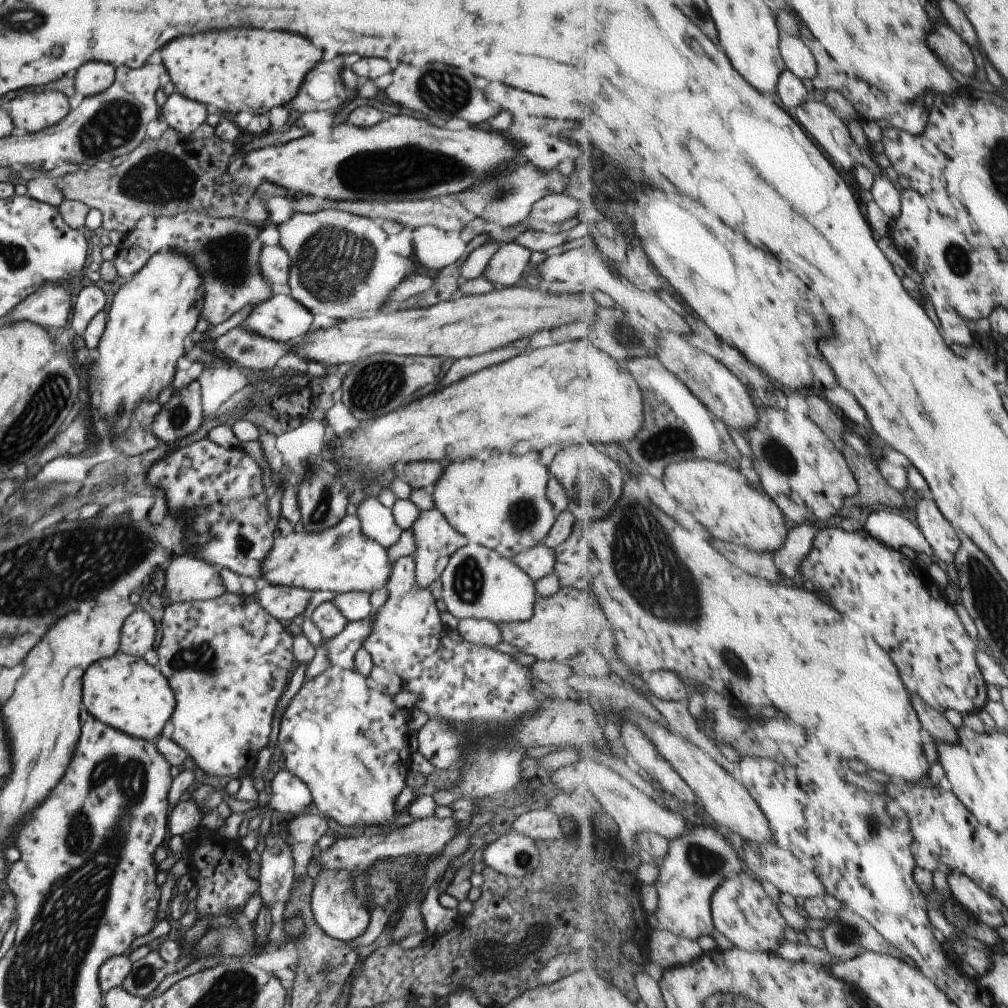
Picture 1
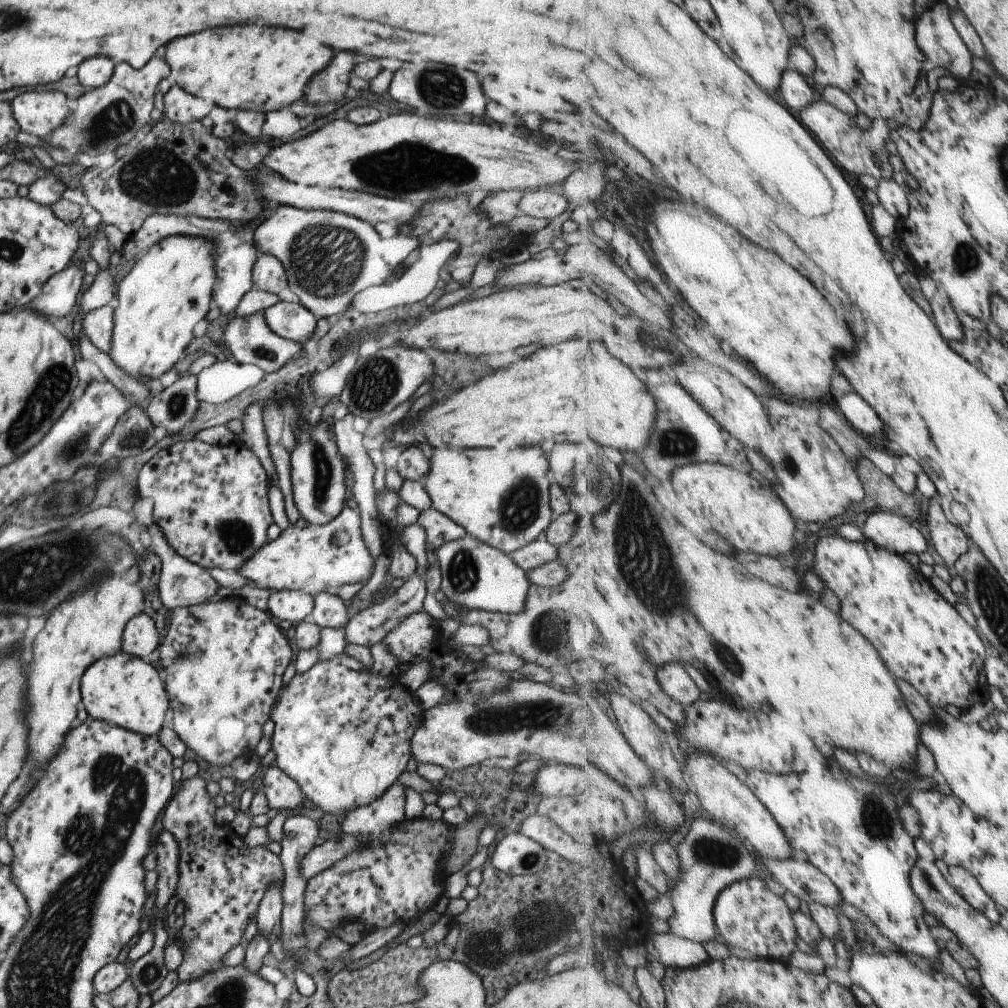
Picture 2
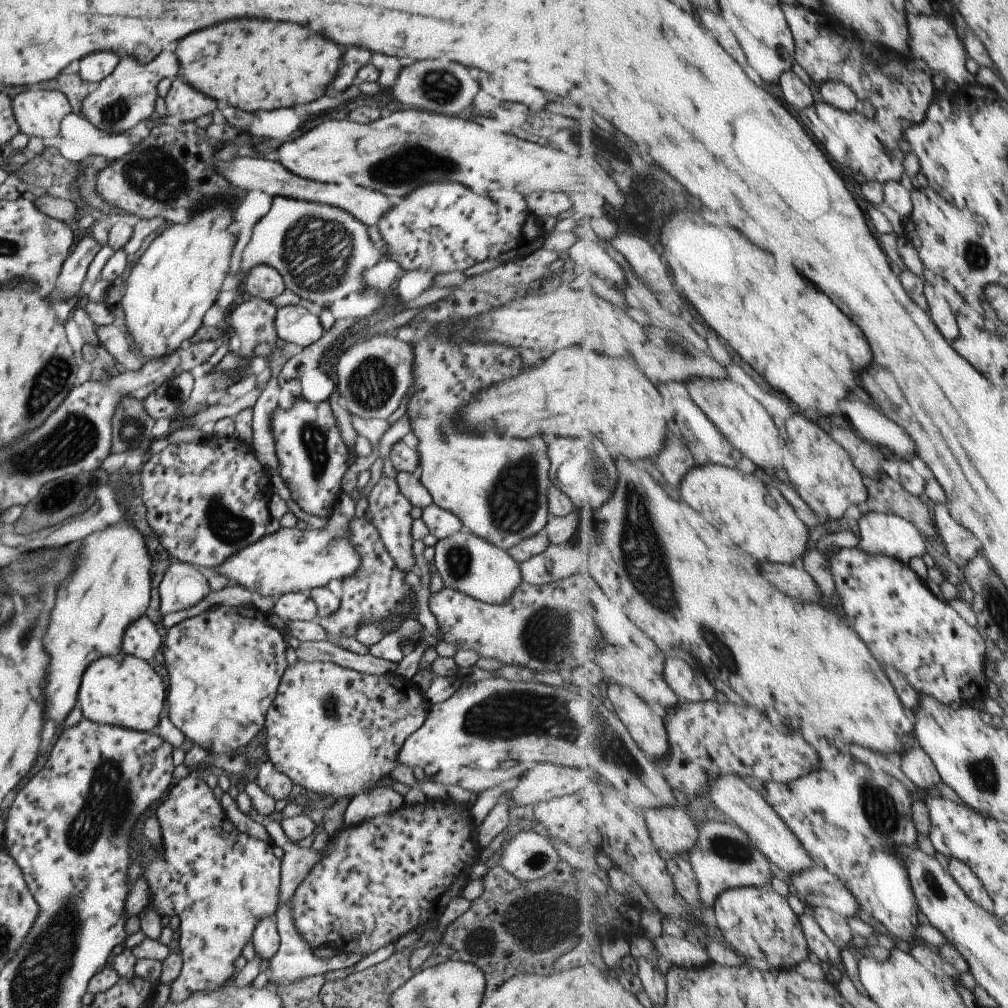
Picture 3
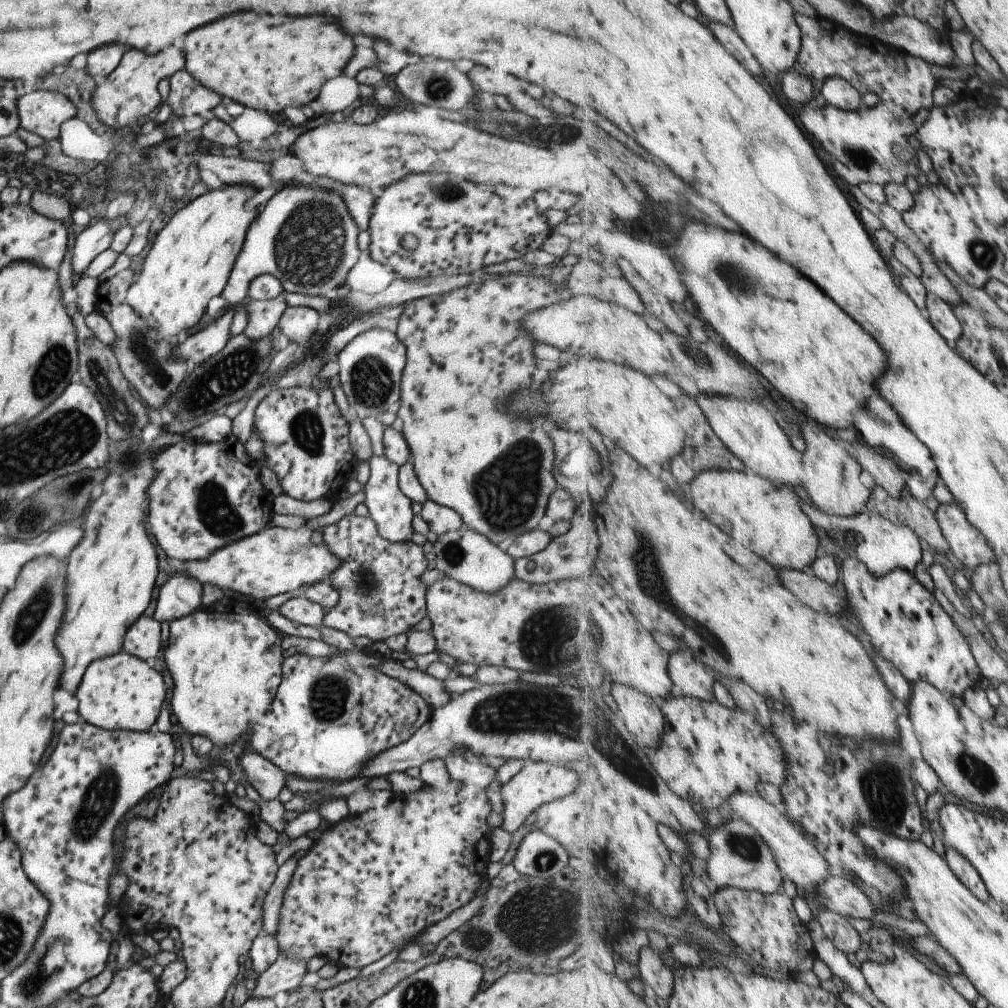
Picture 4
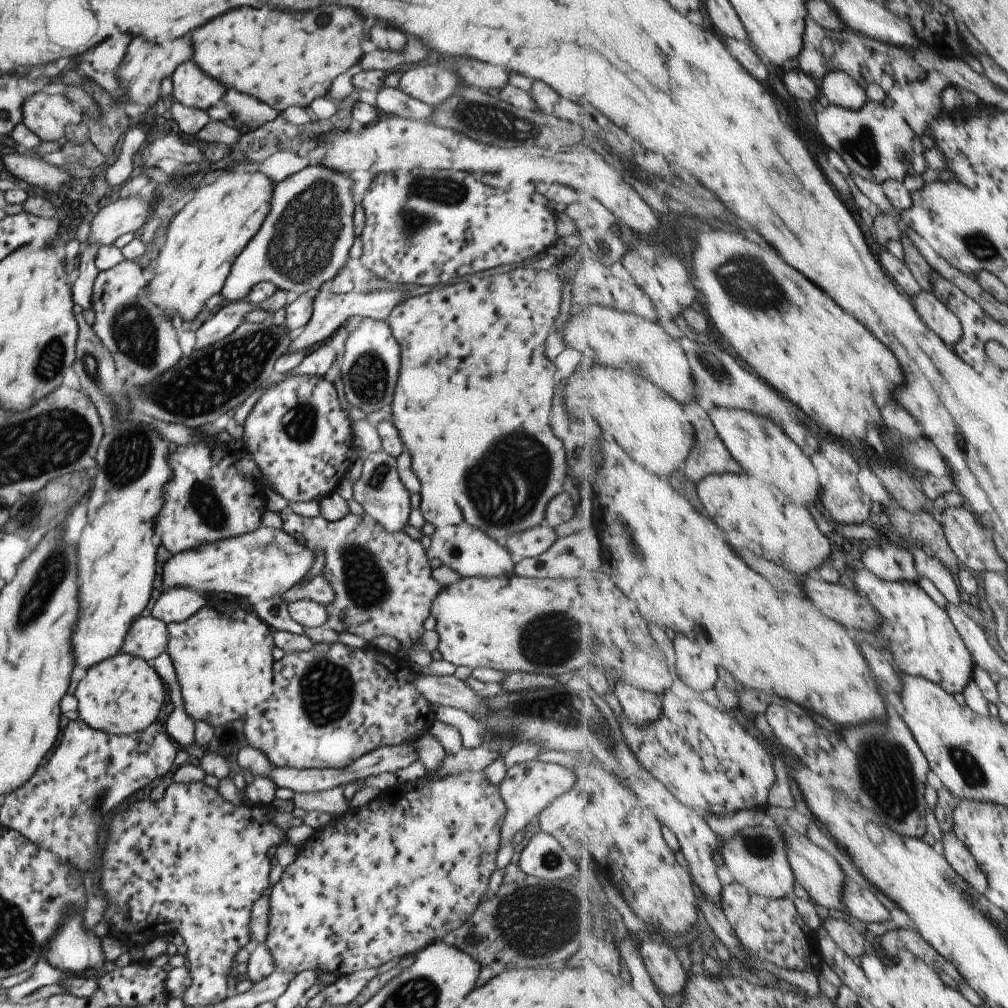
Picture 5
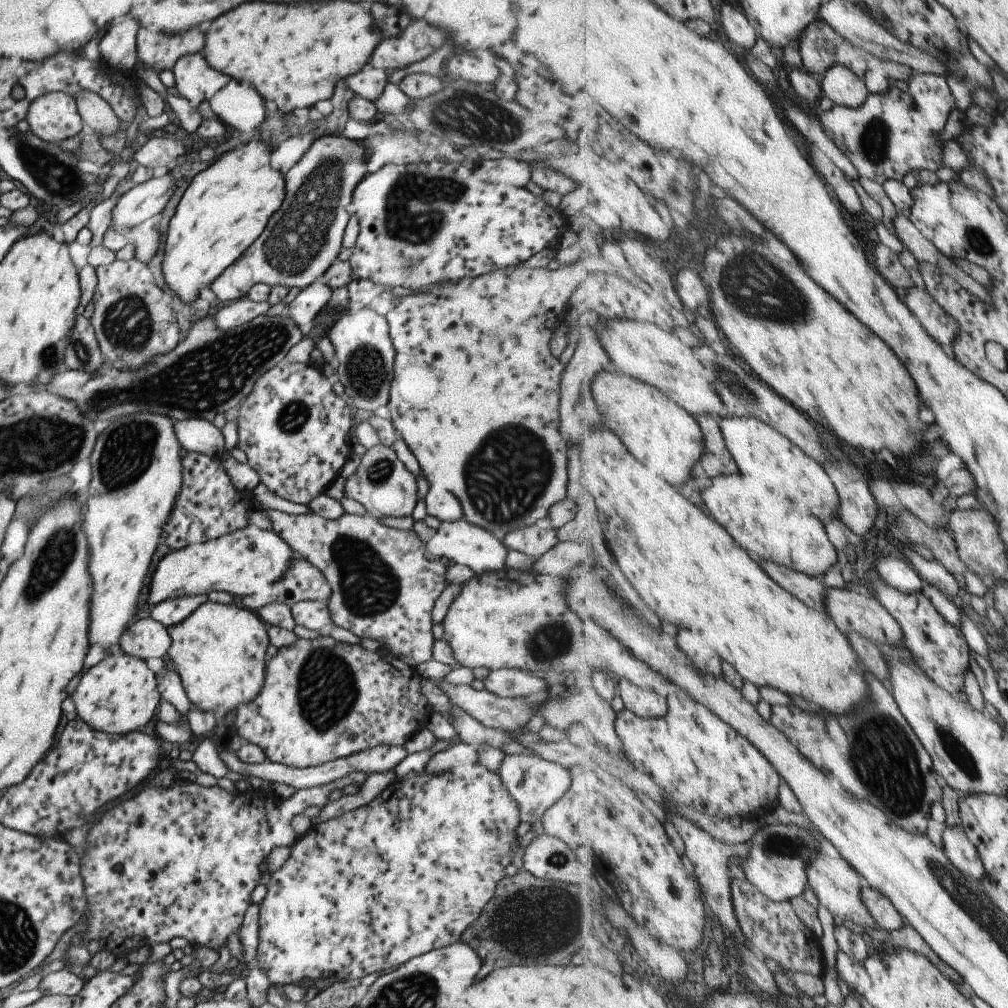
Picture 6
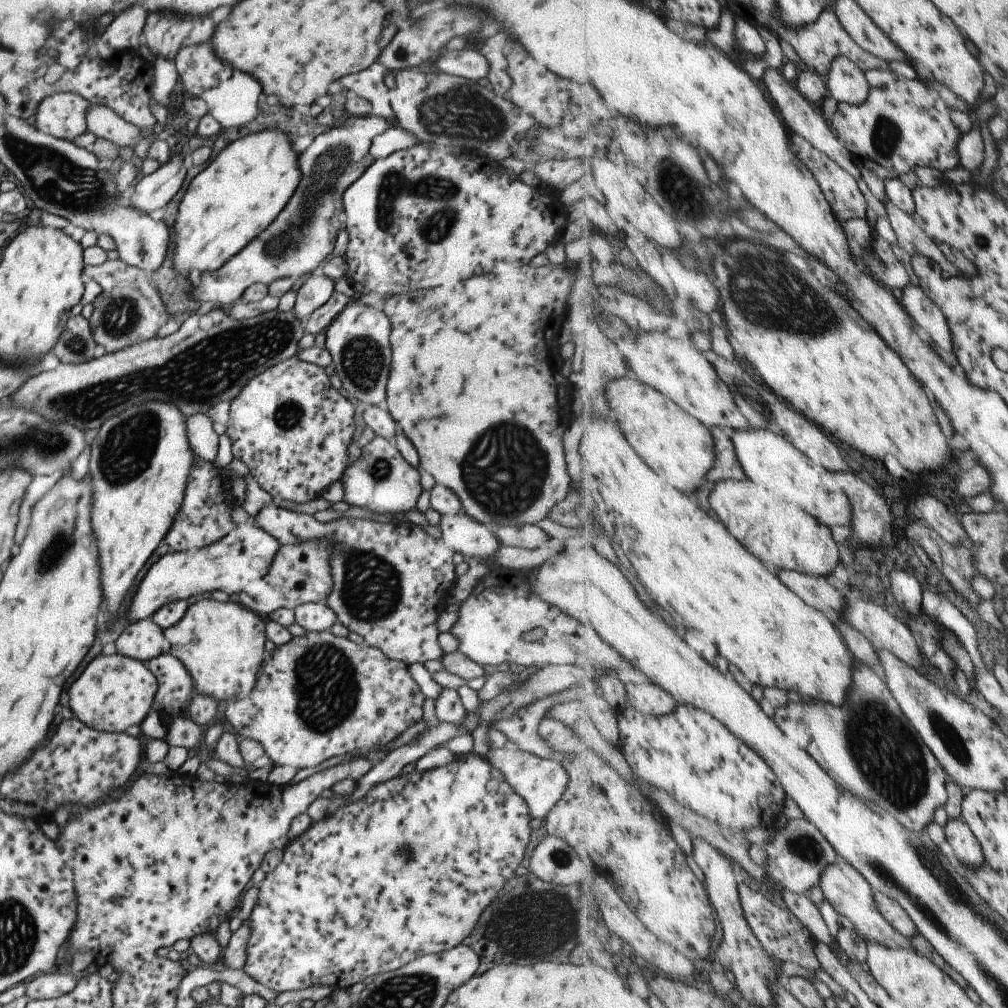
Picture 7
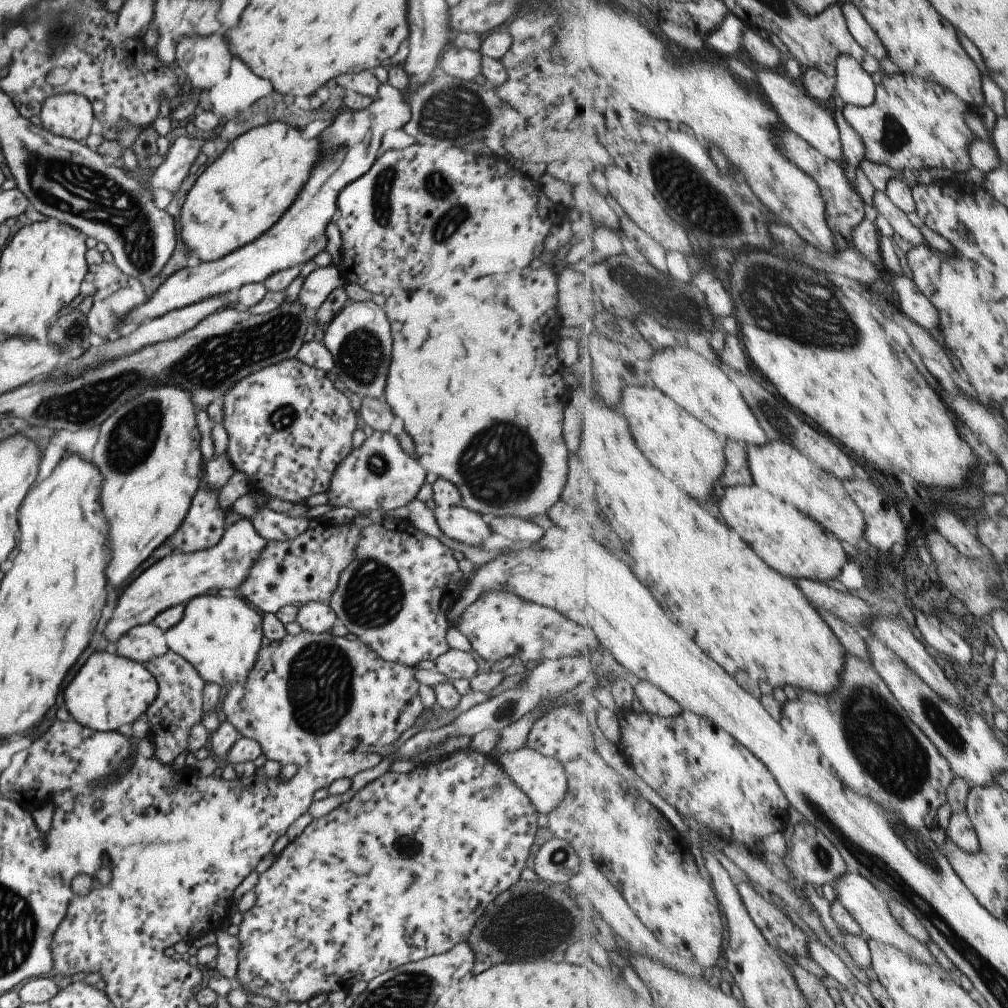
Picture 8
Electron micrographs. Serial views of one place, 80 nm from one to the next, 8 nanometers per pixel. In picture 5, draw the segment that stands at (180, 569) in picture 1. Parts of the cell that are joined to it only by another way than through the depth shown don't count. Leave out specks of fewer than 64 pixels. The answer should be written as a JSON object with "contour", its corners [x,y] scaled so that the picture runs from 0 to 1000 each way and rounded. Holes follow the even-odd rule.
{"contour":[[[168,582],[162,585],[150,604],[149,610],[167,620],[179,618],[195,607],[206,592],[182,582]]]}

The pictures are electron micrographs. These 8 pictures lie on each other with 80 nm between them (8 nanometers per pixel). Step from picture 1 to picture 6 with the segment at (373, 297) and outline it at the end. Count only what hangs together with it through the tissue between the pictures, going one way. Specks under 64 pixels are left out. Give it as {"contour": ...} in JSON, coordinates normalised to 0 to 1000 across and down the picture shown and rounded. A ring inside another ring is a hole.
{"contour":[[[337,134],[314,136],[299,157],[282,173],[283,190],[279,204],[267,216],[261,230],[227,263],[212,279],[208,287],[213,294],[214,304],[243,295],[248,284],[261,281],[266,285],[283,283],[285,286],[297,286],[310,281],[318,274],[331,259],[339,244],[340,227],[348,214],[342,205],[347,201],[350,186],[362,174],[365,161],[365,149],[354,138]]]}

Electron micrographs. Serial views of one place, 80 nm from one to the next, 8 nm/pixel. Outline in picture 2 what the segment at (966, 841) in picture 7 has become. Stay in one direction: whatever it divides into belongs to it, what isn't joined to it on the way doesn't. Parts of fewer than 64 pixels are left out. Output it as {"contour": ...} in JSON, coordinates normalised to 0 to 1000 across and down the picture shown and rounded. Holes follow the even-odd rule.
{"contour":[[[939,859],[941,872],[948,882],[967,900],[975,904],[985,915],[995,915],[994,902],[973,879],[966,867],[954,859]]]}

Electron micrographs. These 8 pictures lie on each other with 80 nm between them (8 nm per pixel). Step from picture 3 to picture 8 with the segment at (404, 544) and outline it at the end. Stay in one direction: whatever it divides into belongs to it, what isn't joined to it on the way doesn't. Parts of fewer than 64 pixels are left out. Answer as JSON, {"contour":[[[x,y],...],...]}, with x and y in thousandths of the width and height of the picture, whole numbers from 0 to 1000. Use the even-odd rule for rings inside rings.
{"contour":[[[370,428],[354,444],[348,445],[330,465],[327,479],[321,488],[330,503],[362,506],[392,506],[413,494],[422,477],[415,455],[405,451],[394,434],[384,428]]]}

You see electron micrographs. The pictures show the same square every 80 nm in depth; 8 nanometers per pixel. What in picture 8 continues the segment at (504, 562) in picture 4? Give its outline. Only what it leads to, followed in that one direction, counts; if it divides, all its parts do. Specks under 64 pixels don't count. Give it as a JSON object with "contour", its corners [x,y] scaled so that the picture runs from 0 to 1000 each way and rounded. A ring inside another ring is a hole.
{"contour":[[[458,500],[444,503],[432,501],[429,509],[443,536],[453,536],[473,543],[478,542],[479,536],[486,530],[483,515]]]}

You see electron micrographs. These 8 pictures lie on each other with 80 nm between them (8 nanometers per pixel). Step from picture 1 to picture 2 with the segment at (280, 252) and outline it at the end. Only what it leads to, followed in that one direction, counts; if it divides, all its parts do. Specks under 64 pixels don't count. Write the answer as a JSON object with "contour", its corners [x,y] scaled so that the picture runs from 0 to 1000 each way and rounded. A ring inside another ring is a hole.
{"contour":[[[255,252],[249,265],[251,288],[269,291],[283,298],[289,296],[281,263],[271,253]]]}

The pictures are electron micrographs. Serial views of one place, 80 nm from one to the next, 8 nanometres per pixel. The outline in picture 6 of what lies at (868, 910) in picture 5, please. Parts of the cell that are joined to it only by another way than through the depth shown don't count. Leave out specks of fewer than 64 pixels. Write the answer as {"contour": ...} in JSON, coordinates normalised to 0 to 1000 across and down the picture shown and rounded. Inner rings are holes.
{"contour":[[[855,871],[854,875],[858,897],[869,914],[880,924],[893,924],[899,918],[899,915],[887,895],[882,893],[878,886],[866,881],[858,871]]]}

